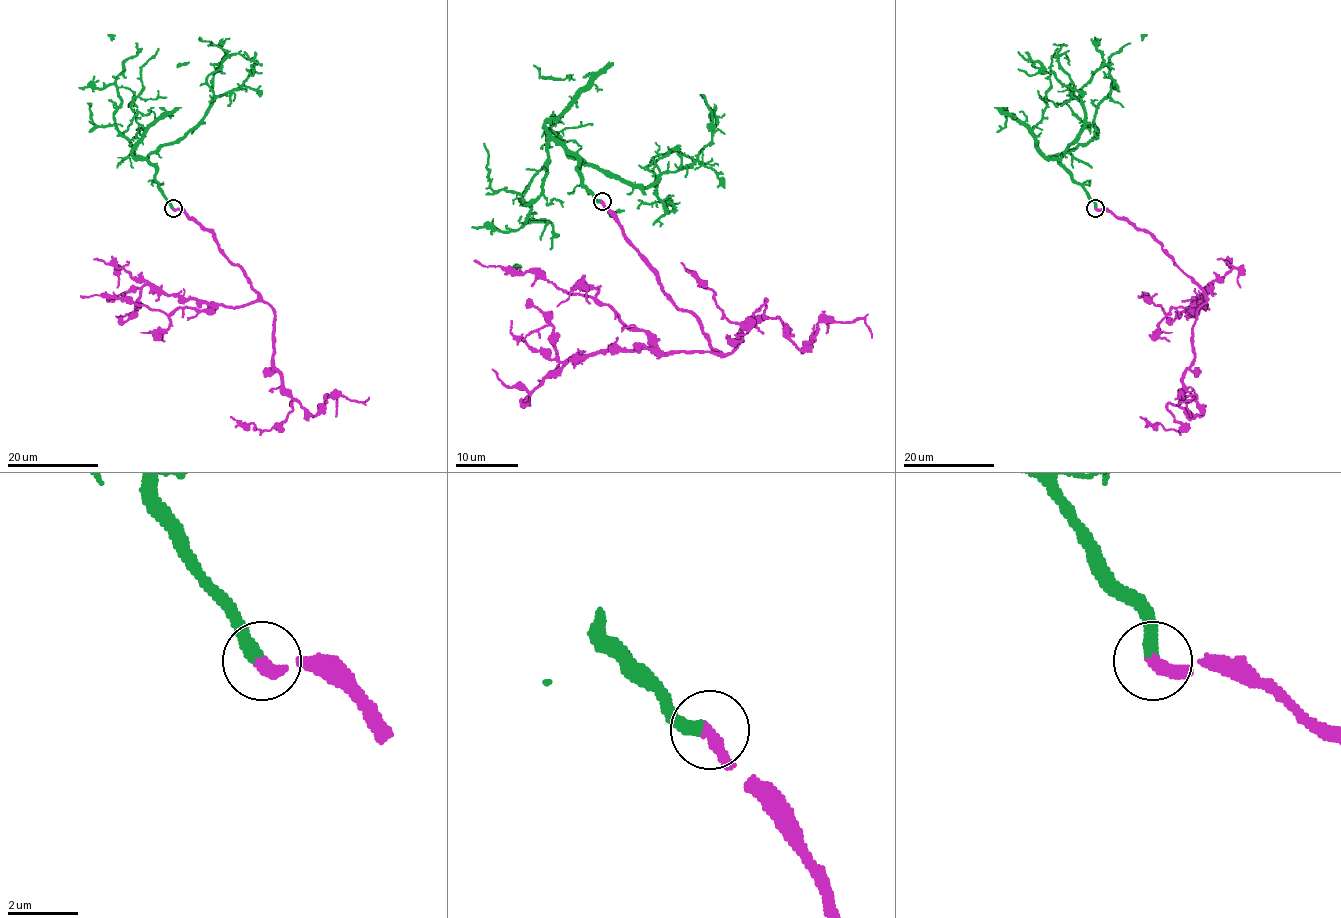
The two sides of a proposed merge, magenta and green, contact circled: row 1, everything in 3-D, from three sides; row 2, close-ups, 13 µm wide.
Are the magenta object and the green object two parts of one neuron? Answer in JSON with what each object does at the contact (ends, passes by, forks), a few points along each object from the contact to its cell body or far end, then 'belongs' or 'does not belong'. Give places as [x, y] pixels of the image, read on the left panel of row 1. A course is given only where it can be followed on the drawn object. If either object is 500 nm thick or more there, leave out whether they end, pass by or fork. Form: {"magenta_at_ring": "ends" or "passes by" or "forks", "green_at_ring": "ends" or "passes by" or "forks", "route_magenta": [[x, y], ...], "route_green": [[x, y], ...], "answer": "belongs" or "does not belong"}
{"magenta_at_ring": "ends", "green_at_ring": "ends", "route_magenta": [[173, 209], [209, 230], [272, 308], [273, 365], [308, 414], [327, 396], [368, 397]], "route_green": [[173, 209], [156, 169], [134, 155], [115, 123], [116, 78], [137, 46], [108, 35]], "answer": "belongs"}

